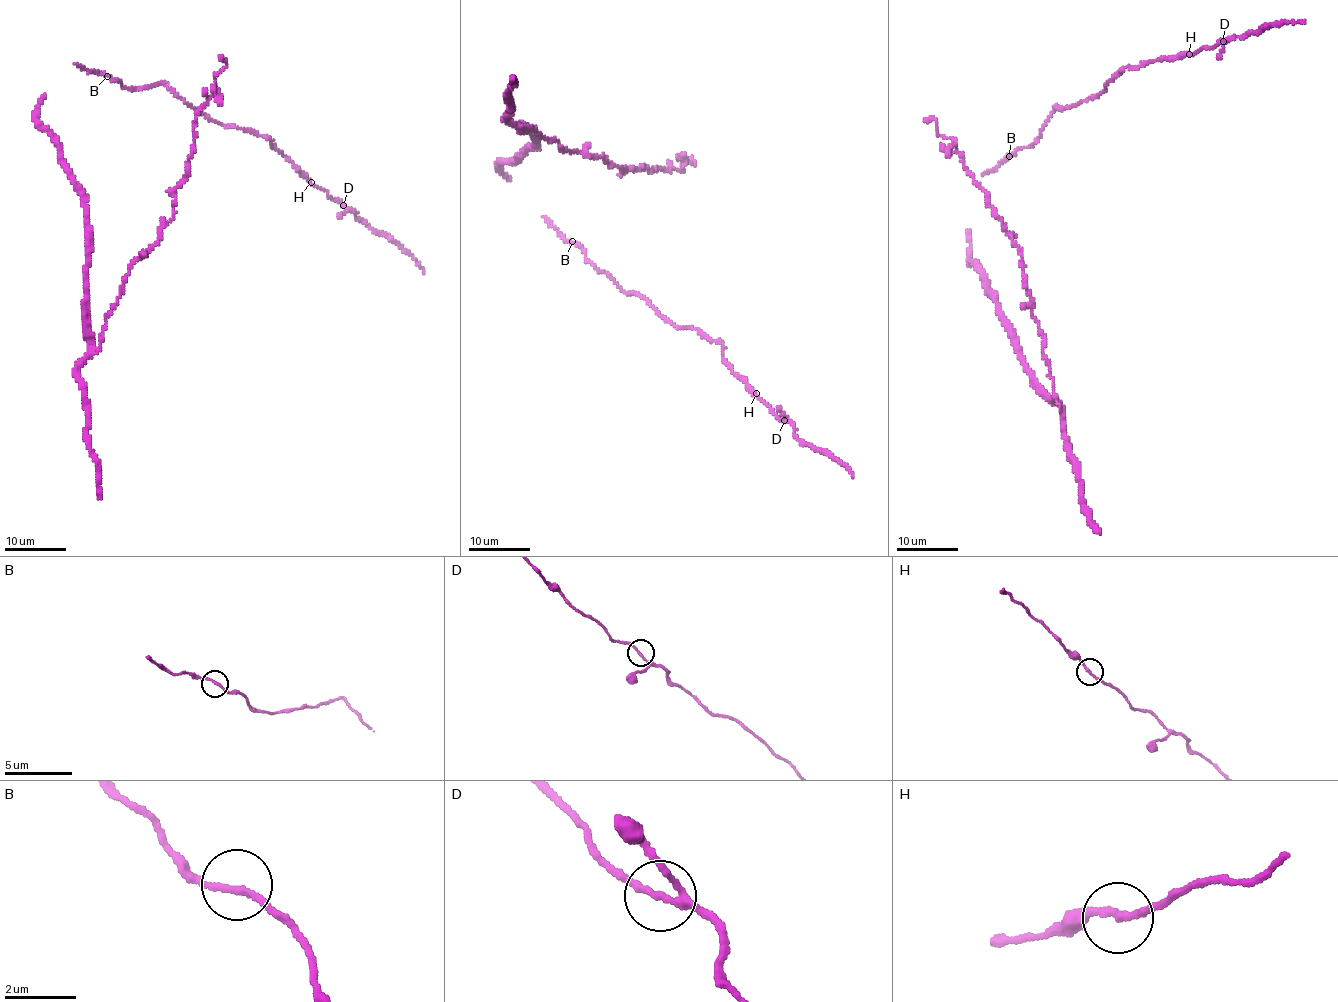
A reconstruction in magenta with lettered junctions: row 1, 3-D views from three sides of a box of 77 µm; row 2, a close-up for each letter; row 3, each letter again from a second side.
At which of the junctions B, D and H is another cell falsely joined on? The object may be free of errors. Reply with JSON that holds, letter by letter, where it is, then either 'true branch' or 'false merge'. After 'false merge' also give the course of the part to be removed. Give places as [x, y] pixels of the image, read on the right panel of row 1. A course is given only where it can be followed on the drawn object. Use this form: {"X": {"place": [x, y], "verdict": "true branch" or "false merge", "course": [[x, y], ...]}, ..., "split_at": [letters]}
{"B": {"place": [1009, 156], "verdict": "true branch"}, "D": {"place": [1223, 41], "verdict": "true branch"}, "H": {"place": [1189, 54], "verdict": "true branch"}, "split_at": []}

